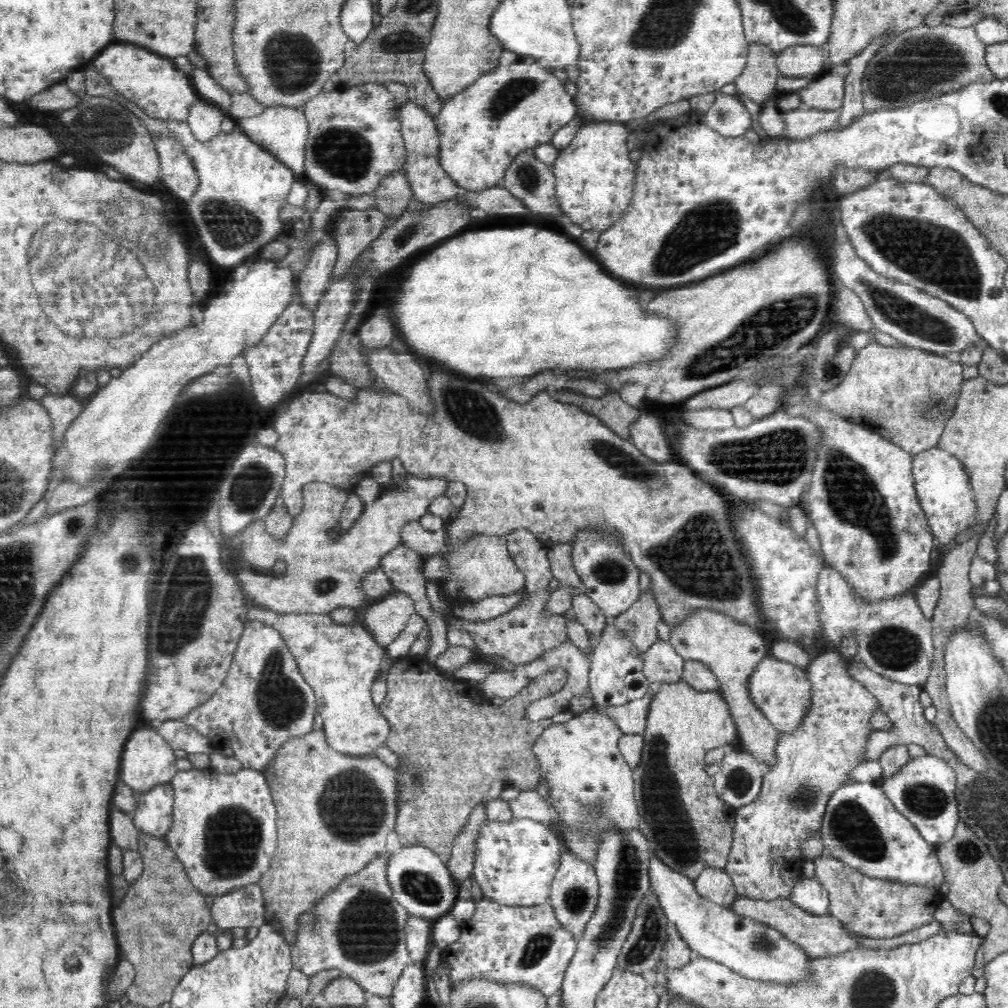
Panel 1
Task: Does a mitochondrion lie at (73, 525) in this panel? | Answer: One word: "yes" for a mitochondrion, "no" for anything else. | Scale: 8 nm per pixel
yes

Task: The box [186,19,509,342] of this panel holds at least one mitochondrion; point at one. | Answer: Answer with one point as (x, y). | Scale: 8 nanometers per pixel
(293, 63)

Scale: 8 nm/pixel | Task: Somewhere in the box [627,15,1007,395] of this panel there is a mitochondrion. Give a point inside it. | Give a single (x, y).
(933, 253)

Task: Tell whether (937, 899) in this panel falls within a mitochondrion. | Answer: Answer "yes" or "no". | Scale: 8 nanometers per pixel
no

